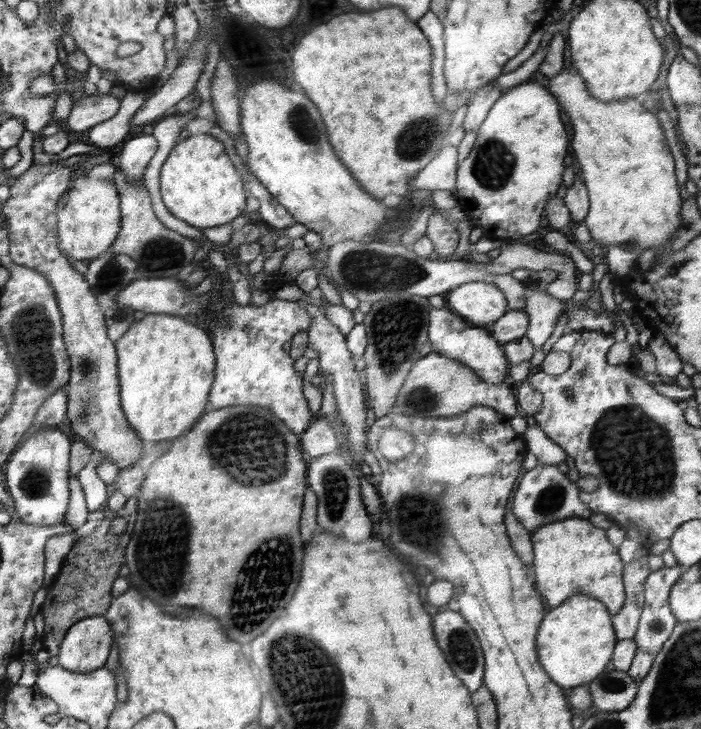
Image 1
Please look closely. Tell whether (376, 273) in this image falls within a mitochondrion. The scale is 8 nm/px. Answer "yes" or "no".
yes

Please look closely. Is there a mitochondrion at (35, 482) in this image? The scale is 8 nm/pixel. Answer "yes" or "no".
yes

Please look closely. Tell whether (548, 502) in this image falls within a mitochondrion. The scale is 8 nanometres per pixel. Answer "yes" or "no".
yes

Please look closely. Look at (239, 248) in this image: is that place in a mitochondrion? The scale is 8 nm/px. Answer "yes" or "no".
no

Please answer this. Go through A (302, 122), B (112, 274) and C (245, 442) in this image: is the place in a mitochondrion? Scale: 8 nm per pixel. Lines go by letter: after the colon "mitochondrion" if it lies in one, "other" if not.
A: mitochondrion
B: mitochondrion
C: mitochondrion

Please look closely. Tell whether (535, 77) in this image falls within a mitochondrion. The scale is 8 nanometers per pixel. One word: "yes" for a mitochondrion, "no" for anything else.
no

